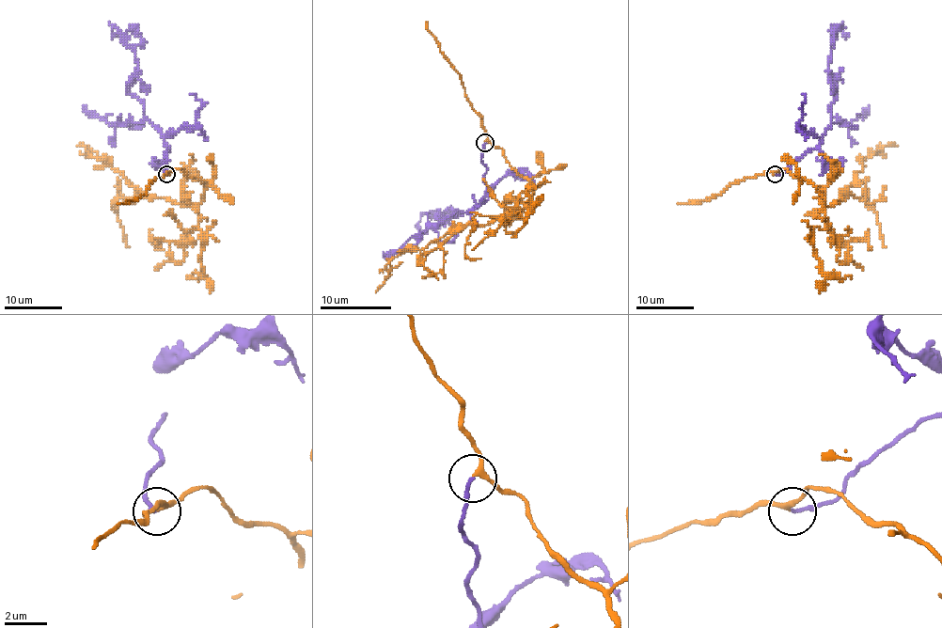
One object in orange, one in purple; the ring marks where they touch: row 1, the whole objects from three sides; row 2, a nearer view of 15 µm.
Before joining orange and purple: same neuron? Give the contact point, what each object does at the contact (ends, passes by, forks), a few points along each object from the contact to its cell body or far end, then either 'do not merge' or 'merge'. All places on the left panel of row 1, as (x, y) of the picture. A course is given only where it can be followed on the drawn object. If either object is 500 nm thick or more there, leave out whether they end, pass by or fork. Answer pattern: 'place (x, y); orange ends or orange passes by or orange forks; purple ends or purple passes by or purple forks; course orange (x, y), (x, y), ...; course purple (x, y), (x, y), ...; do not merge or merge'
place (166, 174); orange passes by; purple ends; course orange (165, 174), (180, 168), (197, 177), (205, 187), (202, 201), (149, 198), (78, 145); course purple (165, 174), (164, 136), (128, 91), (127, 82), (137, 63), (133, 50), (119, 35); merge

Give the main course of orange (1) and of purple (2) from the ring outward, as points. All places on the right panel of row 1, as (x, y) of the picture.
1: (774, 174), (785, 168), (803, 177), (824, 206), (833, 204), (852, 185), (862, 160), (897, 145)
2: (776, 174), (819, 145), (832, 123), (836, 91), (835, 77), (827, 70), (832, 29), (840, 28), (849, 35)

